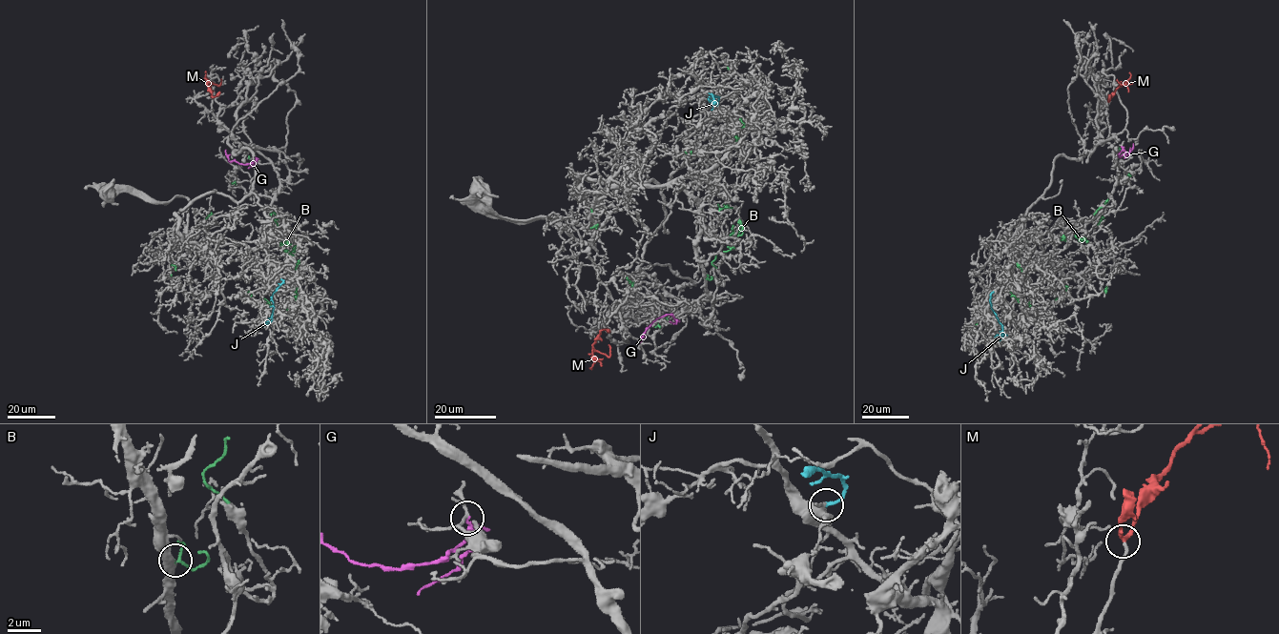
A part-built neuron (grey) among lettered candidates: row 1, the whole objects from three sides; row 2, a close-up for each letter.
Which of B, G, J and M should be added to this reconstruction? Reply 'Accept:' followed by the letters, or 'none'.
Accept: M

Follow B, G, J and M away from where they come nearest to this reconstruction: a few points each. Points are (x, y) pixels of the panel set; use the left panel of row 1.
B: (270, 214), (277, 219), (274, 220), (285, 250), (290, 253), (295, 246), (280, 243), (248, 291), (172, 275)
G: (256, 157), (251, 163), (230, 162), (226, 150)
J: (281, 279), (282, 283), (272, 299), (272, 319), (265, 321)
M: (212, 97), (207, 84), (212, 82), (218, 85), (220, 79)

